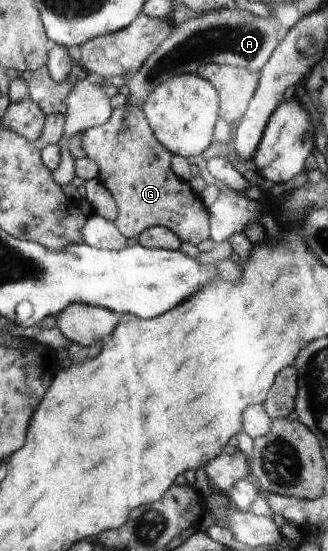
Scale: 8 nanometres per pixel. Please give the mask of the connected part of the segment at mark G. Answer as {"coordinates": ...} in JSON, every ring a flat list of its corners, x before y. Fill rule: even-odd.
{"coordinates":[[121,106,114,110,106,124,88,129,81,136,86,158,93,160,99,168,99,180,105,190,109,190,116,200,117,219,114,224,125,238,139,237,151,227,164,227,175,232,182,242,190,242,198,246,210,238,210,224,207,211,202,204,197,191,191,183,182,182,175,176,171,167,171,156,159,140,153,135,153,130,145,118,142,108,137,106]]}

